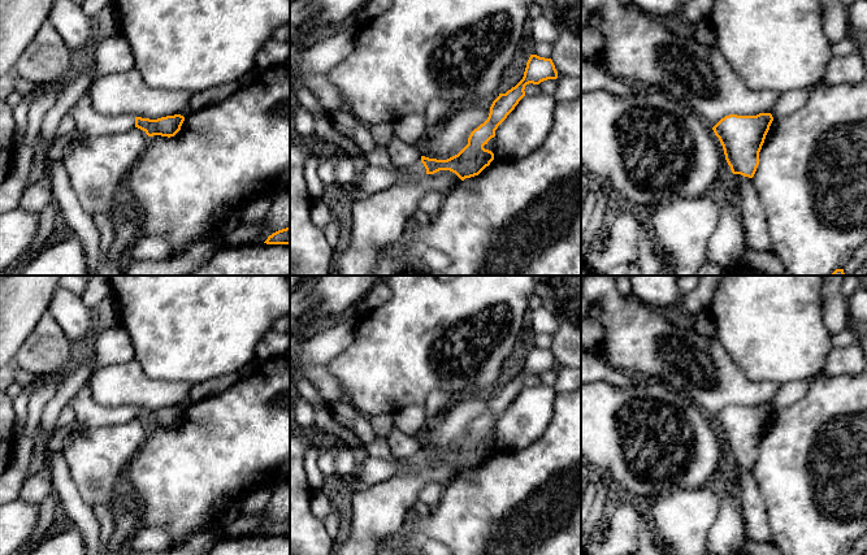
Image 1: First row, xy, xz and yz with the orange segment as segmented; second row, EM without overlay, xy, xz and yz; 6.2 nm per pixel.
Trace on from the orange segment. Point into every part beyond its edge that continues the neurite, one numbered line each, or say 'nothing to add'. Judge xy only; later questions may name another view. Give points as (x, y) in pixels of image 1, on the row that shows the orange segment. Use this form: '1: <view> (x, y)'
1: xy (89, 122)

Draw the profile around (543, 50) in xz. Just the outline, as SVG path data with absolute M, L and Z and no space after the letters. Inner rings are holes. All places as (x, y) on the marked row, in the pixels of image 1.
M530 40L526 45L529 47L532 55L545 58L551 58L552 56L552 45L550 43Z

